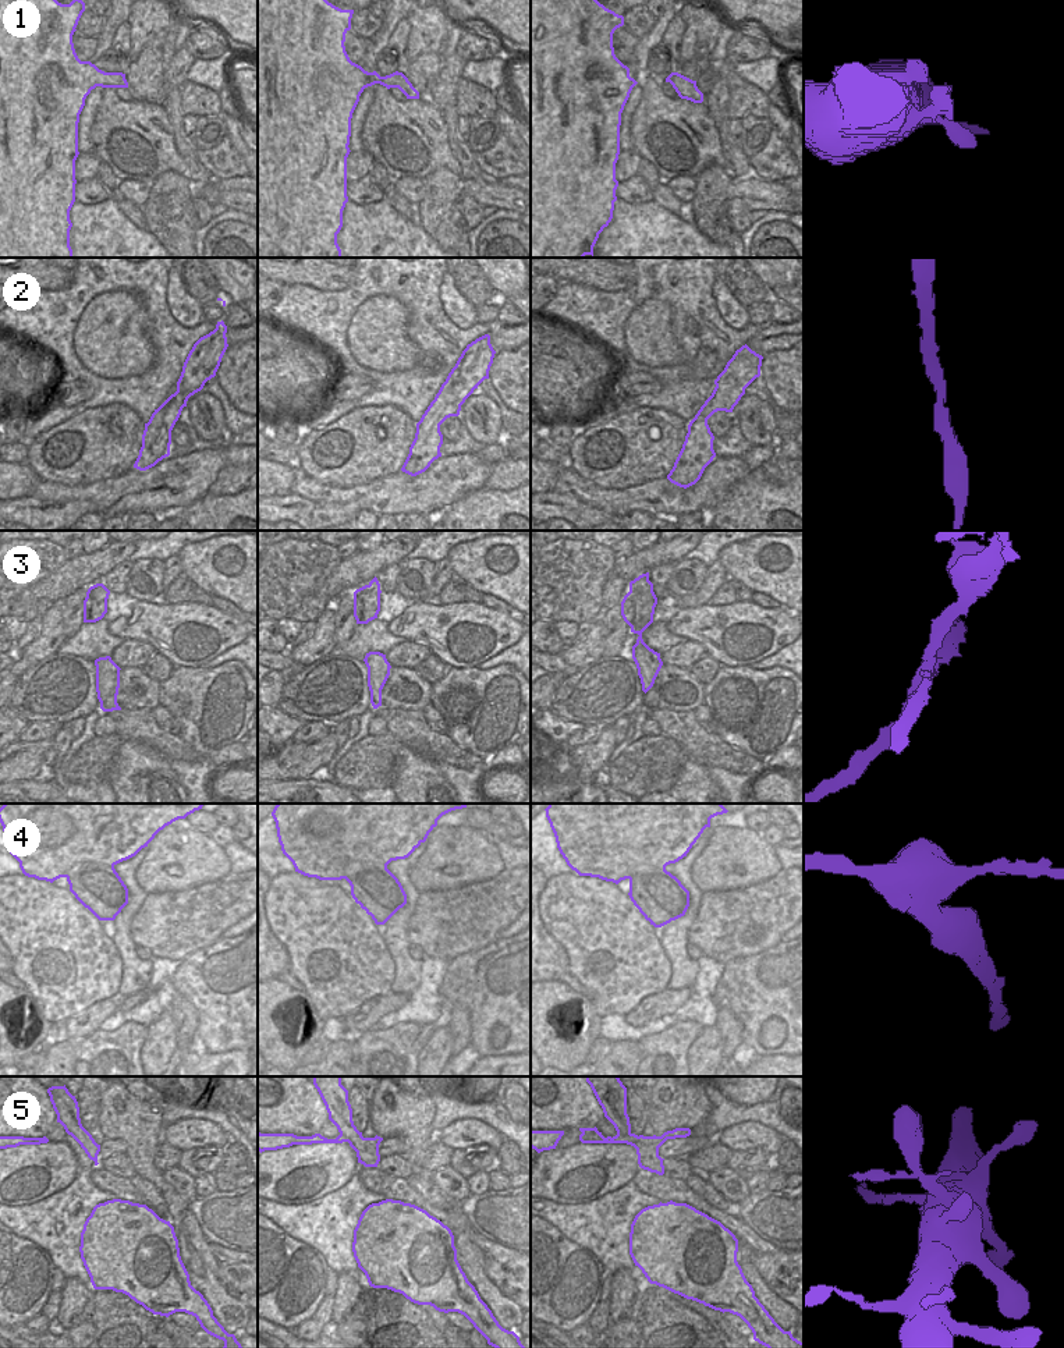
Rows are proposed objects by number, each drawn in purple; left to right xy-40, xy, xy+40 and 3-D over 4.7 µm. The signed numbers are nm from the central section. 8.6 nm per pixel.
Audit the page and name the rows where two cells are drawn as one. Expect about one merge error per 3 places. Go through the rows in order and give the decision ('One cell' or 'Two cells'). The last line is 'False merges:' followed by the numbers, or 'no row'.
1: One cell
2: One cell
3: Two cells
4: Two cells
5: One cell
False merges: 3, 4.

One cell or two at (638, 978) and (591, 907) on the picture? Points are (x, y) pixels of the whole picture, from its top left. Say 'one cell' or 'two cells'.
one cell

